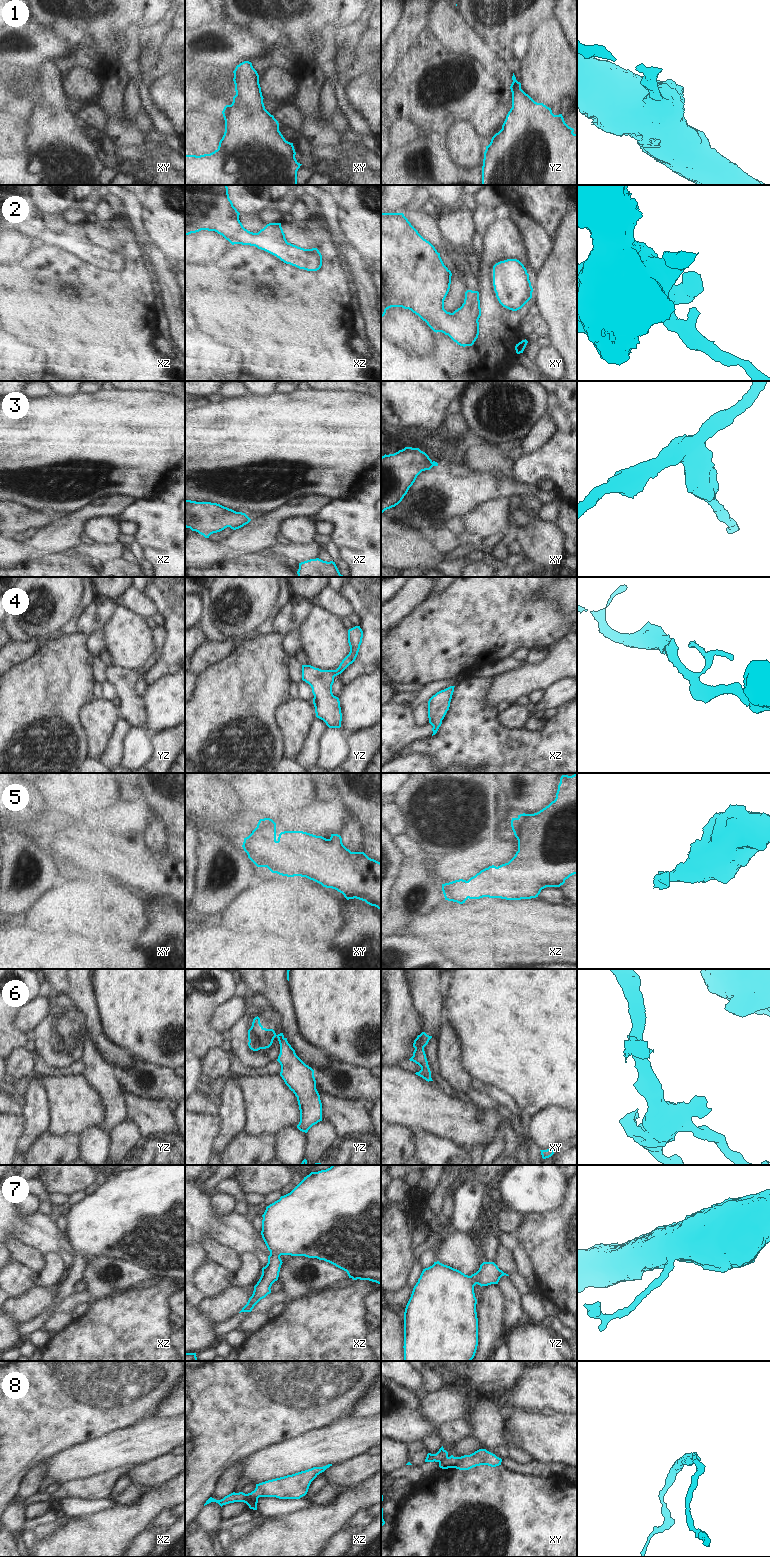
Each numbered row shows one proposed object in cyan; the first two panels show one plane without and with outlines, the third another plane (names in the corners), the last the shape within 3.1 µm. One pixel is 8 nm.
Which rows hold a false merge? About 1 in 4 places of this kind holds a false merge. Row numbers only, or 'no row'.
6, 8

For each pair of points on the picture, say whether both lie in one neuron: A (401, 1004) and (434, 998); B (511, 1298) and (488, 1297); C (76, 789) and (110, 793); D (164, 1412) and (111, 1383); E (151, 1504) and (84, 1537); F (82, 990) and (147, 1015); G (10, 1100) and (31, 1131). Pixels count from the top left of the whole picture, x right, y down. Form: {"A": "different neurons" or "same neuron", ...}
{"A": "different neurons", "B": "different neurons", "C": "same neuron", "D": "different neurons", "E": "same neuron", "F": "different neurons", "G": "different neurons"}

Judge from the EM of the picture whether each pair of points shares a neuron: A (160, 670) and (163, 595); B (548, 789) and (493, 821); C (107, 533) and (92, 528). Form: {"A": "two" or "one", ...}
{"A": "one", "B": "two", "C": "one"}

